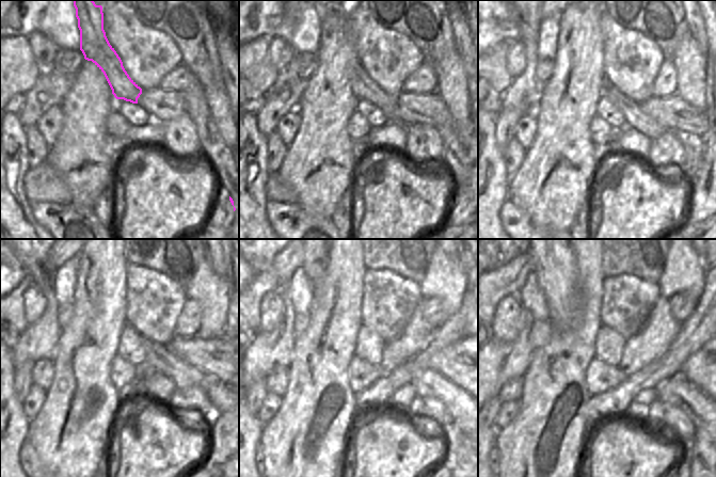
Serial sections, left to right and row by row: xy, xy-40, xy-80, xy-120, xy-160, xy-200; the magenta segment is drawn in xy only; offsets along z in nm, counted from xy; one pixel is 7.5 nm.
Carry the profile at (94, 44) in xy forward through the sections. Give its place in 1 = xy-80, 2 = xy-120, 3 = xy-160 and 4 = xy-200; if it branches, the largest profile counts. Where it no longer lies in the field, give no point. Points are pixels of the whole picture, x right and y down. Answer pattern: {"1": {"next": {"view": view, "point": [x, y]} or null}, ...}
{"1": {"next": {"view": "xy-80", "point": [634, 117]}}, "2": {"next": {"view": "xy-120", "point": [159, 359]}}, "3": {"next": {"view": "xy-160", "point": [431, 383]}}, "4": {"next": {"view": "xy-200", "point": [674, 390]}}}

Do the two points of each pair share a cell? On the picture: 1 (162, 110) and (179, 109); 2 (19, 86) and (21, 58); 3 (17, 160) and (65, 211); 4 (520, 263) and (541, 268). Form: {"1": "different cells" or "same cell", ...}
{"1": "same cell", "2": "same cell", "3": "different cells", "4": "different cells"}

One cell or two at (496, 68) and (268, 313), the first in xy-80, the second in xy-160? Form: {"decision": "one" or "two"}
{"decision": "two"}

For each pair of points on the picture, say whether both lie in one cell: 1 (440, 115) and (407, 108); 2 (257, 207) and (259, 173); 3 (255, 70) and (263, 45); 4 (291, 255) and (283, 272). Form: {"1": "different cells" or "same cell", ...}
{"1": "same cell", "2": "same cell", "3": "same cell", "4": "same cell"}

